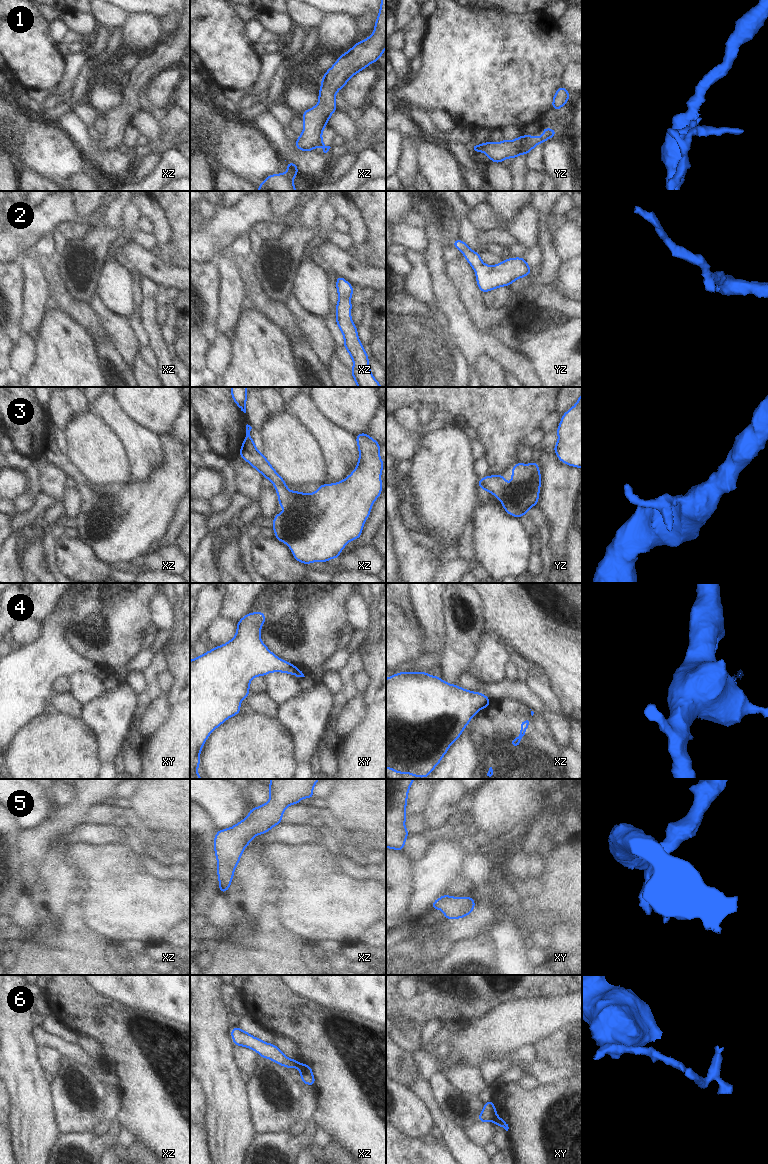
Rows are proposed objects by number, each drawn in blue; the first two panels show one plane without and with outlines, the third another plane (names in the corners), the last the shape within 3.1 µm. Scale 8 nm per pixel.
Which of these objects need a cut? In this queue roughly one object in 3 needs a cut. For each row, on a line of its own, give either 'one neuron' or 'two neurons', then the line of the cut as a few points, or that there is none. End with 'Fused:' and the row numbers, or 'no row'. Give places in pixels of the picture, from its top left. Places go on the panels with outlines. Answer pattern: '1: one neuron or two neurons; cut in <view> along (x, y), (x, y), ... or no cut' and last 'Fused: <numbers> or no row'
1: two neurons; cut in yz along (523, 136), (525, 144), (522, 151), (527, 154)
2: one neuron; no cut
3: one neuron; no cut
4: two neurons; cut in xy along (289, 663), (294, 668), (294, 673)
5: one neuron; no cut
6: two neurons; cut in xz along (300, 1064), (298, 1068)
Fused: 1, 4, 6

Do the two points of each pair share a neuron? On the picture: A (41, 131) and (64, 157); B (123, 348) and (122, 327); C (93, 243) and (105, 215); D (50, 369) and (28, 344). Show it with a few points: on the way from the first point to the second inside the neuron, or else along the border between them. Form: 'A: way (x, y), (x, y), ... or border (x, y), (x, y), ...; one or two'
A: way (44, 137), (58, 151); one
B: way (123, 343), (122, 332); one
C: border (121, 221), (116, 227), (105, 224), (93, 227); two
D: border (35, 341), (35, 360), (26, 374); two

